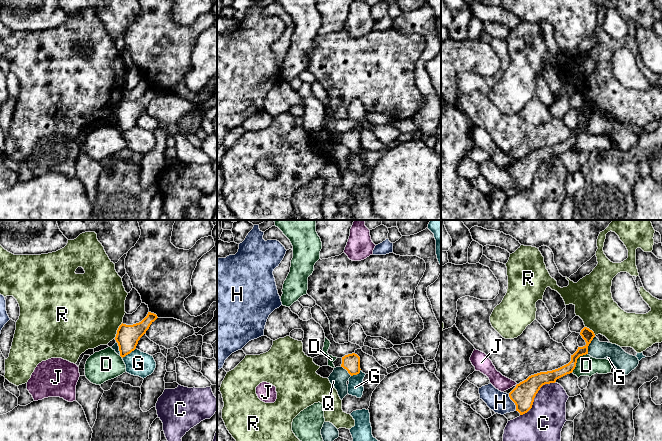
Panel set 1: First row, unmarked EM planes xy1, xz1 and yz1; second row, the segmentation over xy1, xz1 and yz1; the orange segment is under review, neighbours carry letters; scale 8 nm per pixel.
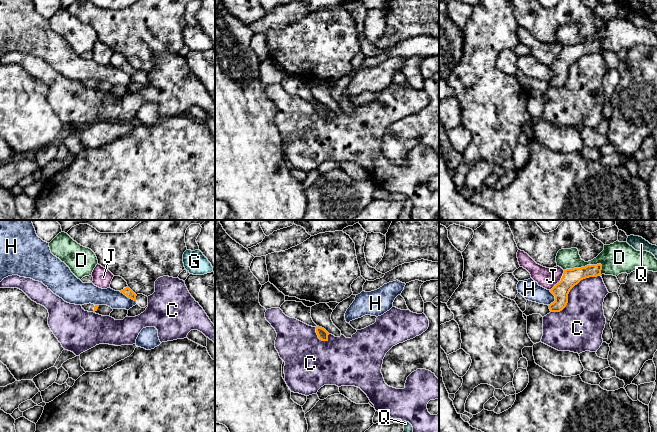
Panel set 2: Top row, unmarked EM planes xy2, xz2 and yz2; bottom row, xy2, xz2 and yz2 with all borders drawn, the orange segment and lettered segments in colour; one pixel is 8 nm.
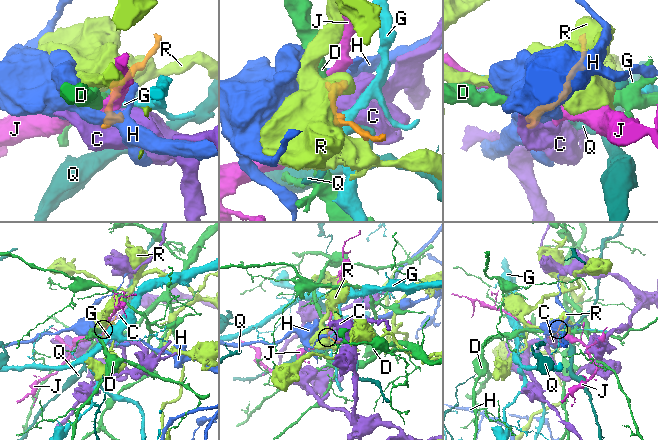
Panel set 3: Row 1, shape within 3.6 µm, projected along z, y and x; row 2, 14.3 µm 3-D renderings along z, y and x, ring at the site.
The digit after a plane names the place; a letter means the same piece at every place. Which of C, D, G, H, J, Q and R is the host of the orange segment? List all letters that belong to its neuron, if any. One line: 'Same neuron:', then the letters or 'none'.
Same neuron: none

